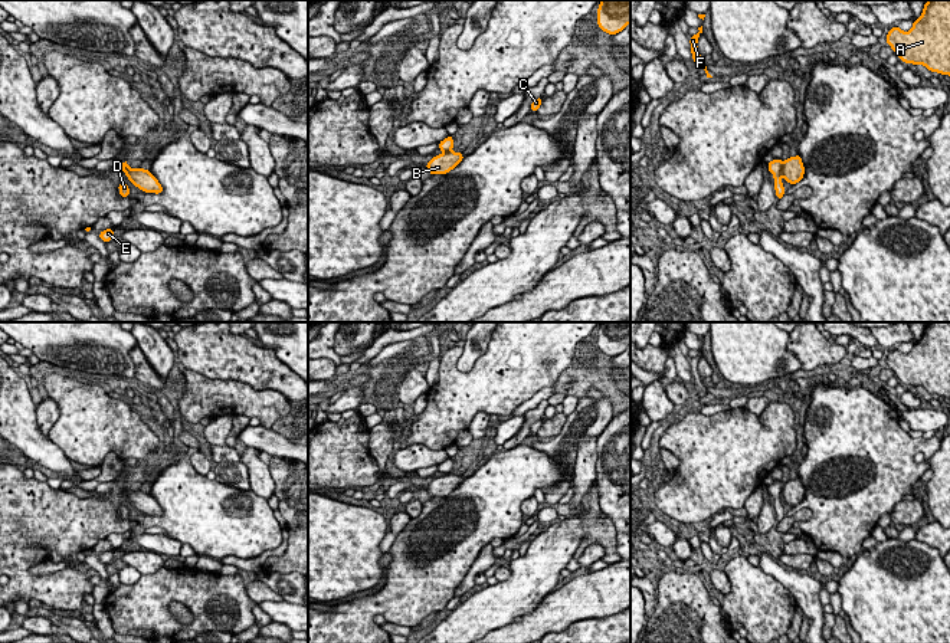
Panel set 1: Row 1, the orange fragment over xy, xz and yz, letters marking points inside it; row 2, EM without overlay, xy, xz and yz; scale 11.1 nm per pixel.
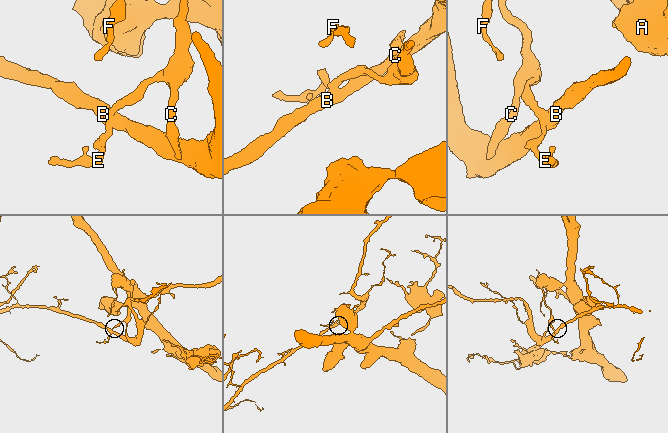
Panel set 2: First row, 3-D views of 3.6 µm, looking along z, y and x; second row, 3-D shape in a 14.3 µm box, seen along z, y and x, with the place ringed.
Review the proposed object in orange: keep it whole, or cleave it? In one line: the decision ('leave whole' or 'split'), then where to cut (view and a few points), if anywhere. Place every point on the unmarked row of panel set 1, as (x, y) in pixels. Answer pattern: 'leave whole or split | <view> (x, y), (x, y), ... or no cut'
split | yz (783, 485), (780, 494)

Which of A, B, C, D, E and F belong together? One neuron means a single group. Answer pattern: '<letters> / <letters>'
A C D E F / B

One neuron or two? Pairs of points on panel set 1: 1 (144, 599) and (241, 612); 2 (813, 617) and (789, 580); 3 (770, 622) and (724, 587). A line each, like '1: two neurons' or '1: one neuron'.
1: one neuron
2: one neuron
3: two neurons

